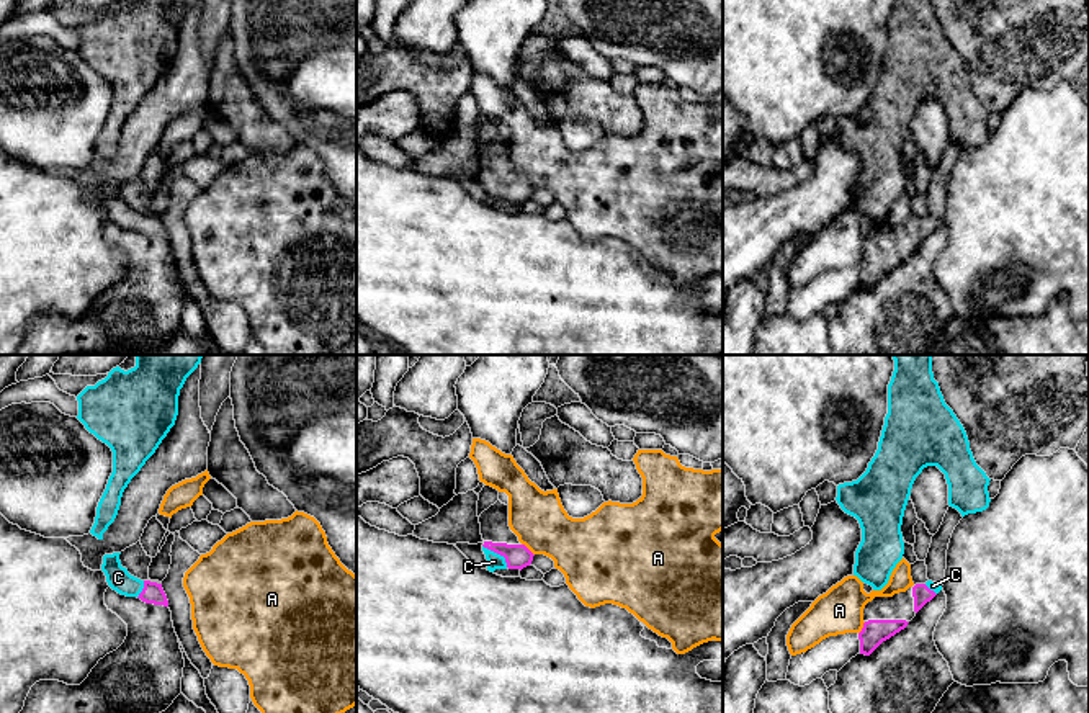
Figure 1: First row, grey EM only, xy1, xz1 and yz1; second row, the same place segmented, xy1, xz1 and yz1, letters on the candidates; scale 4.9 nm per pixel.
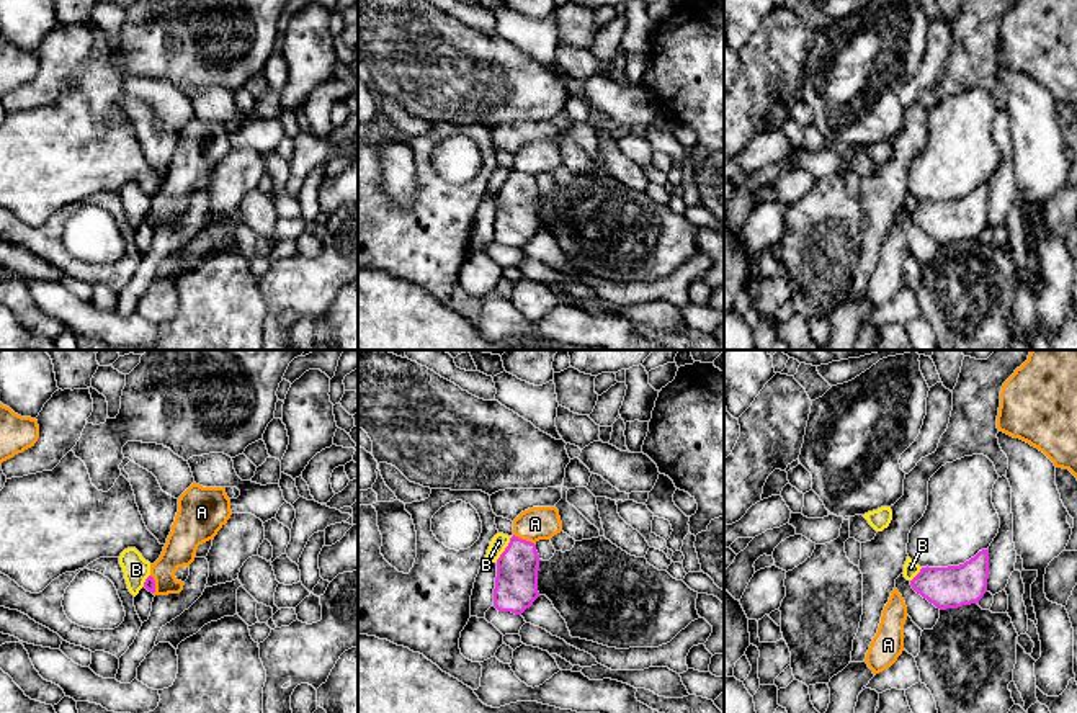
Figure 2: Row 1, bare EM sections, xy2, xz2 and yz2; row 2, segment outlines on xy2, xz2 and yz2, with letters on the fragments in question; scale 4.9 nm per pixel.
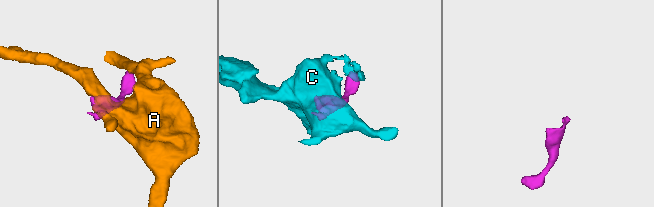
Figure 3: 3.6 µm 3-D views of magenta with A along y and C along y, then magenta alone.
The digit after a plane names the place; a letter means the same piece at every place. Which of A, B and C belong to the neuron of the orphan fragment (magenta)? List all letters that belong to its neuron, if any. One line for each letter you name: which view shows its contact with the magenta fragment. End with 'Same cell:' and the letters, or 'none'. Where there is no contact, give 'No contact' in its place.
C: Touches magenta in xz1
Same cell: C

